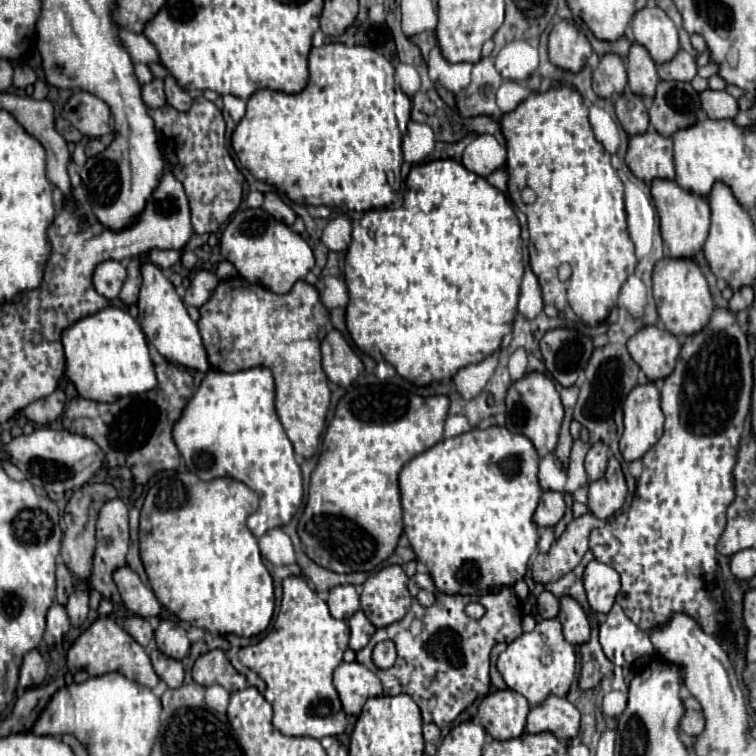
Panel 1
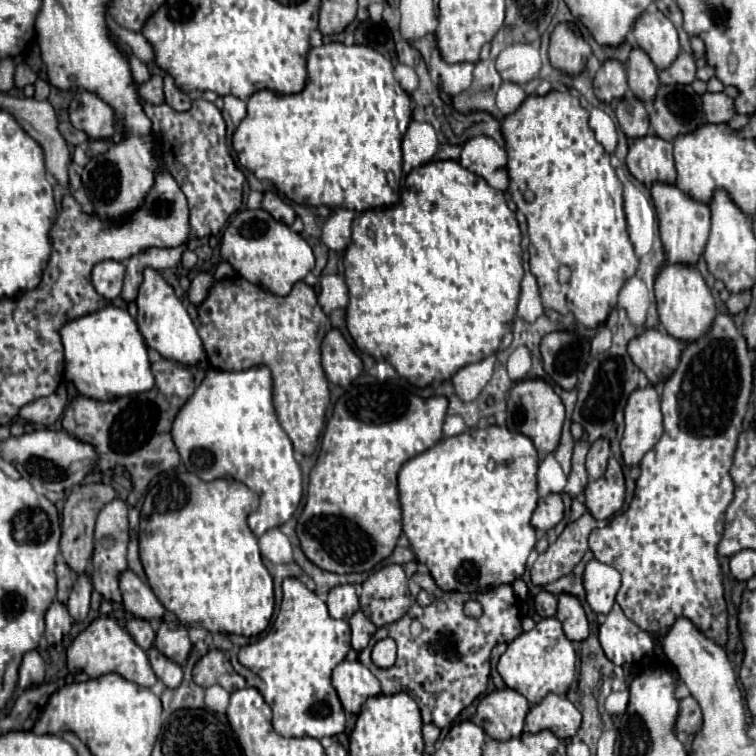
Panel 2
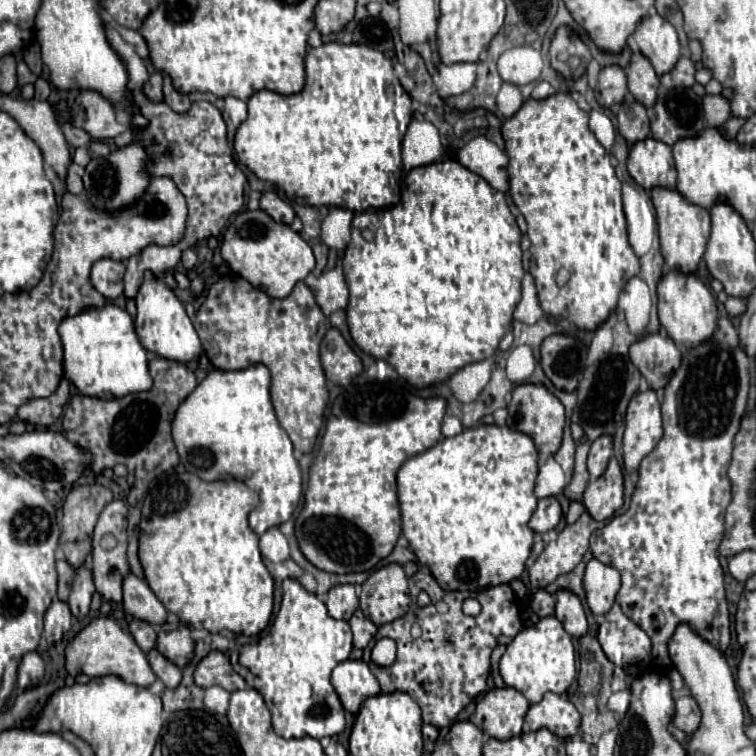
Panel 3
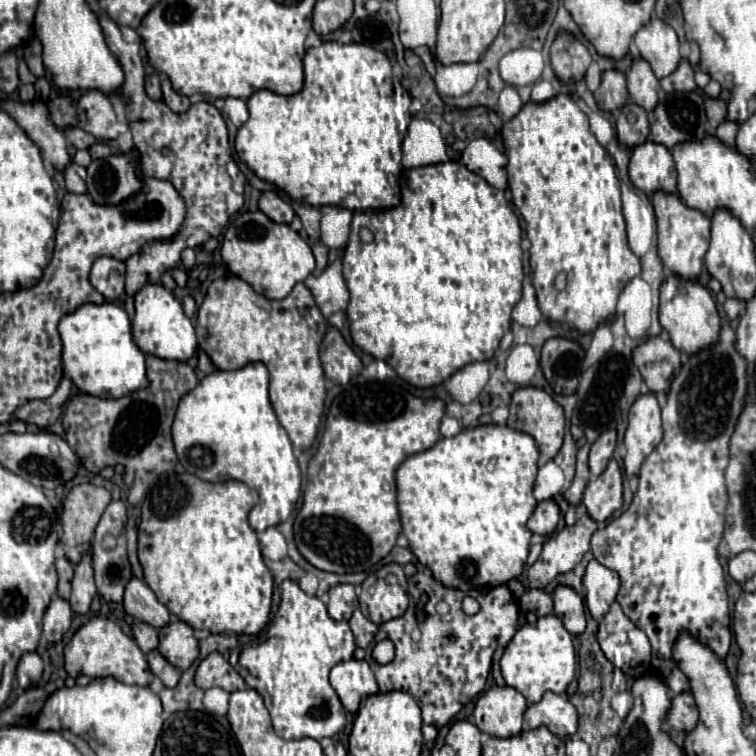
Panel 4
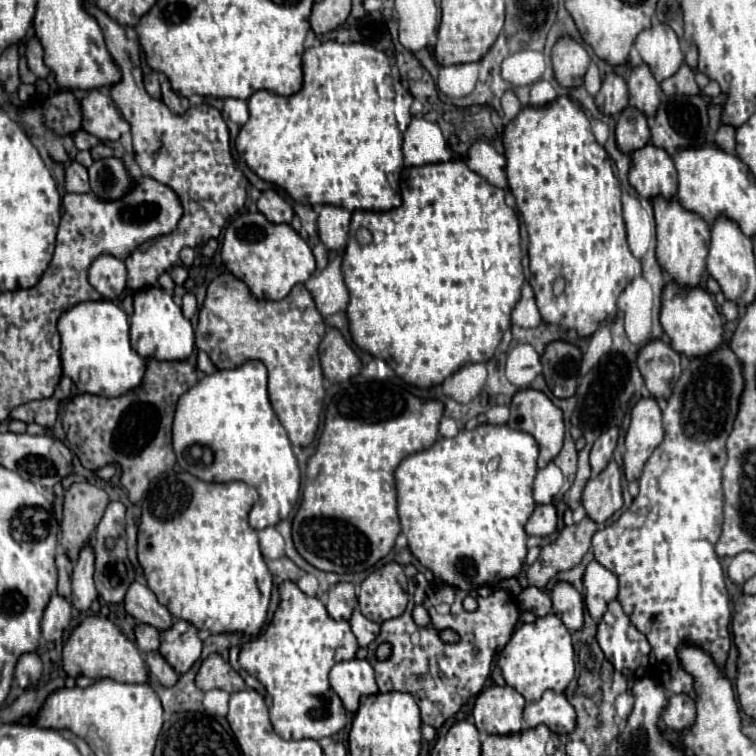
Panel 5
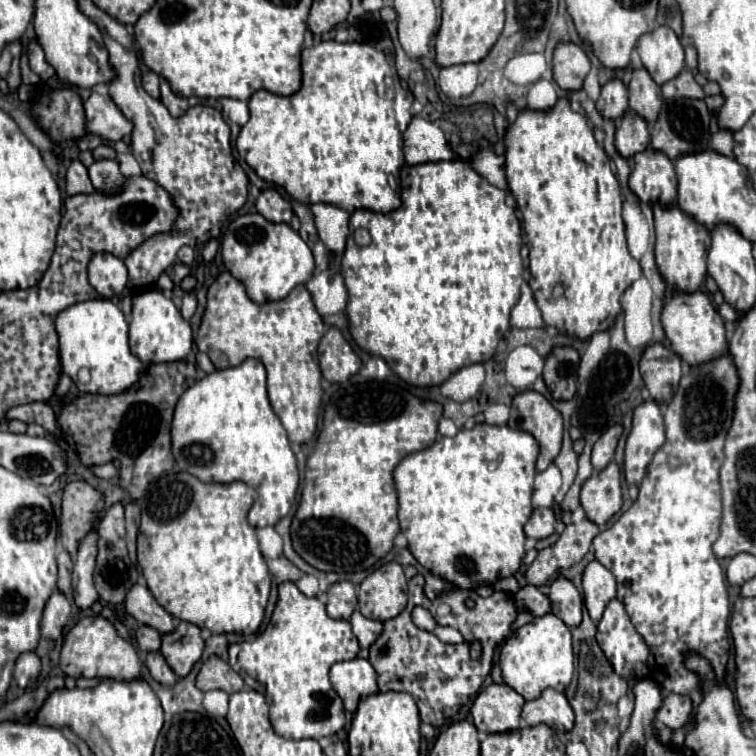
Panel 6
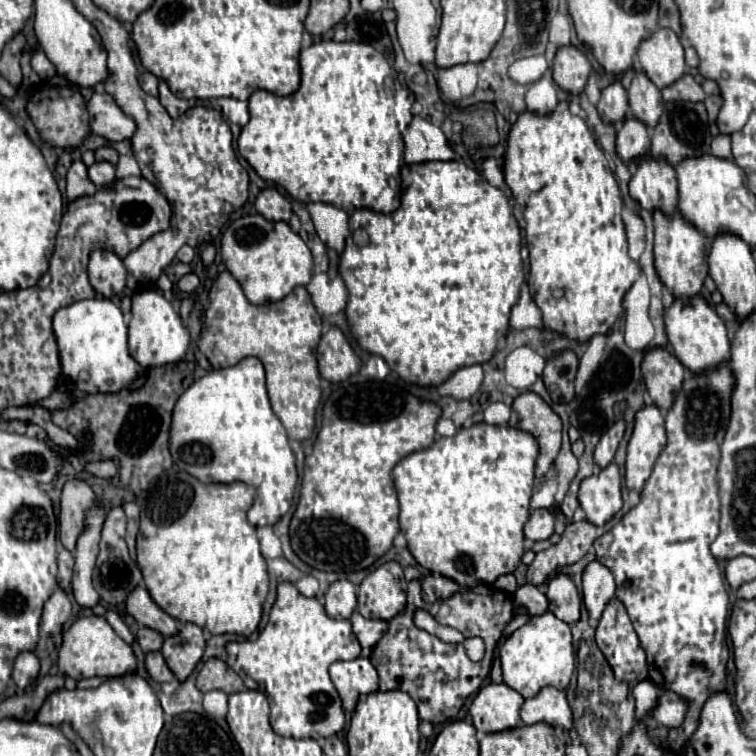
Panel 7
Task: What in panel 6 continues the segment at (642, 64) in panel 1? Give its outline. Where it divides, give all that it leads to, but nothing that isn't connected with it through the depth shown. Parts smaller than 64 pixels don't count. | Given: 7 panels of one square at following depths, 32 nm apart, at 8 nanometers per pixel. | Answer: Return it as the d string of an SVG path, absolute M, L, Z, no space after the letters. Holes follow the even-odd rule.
M644 68L634 70L628 92L630 92L630 108L636 114L640 114L648 124L656 122L656 114L660 114L662 106L660 86L650 78L650 74Z

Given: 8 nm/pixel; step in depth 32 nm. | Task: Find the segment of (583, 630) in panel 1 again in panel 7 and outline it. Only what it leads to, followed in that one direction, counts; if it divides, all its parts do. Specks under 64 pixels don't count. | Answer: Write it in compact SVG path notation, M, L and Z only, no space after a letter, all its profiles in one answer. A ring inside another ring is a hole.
M556 574L548 582L546 598L550 604L548 610L556 614L560 620L572 624L580 618L580 596L568 574Z

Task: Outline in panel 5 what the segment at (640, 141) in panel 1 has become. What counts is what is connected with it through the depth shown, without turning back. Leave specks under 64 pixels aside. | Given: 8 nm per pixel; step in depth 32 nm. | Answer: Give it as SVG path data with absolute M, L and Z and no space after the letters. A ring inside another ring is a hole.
M648 144L632 154L632 162L634 166L630 168L630 186L640 198L652 200L656 196L676 196L676 168L672 158L662 148Z

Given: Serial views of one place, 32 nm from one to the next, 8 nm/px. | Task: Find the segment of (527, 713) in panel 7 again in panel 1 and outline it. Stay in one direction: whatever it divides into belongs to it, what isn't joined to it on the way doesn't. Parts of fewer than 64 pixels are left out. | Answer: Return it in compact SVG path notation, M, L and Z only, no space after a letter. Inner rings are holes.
M548 696L540 706L534 706L526 720L530 734L552 732L558 740L570 740L578 734L580 712L572 702L560 696Z

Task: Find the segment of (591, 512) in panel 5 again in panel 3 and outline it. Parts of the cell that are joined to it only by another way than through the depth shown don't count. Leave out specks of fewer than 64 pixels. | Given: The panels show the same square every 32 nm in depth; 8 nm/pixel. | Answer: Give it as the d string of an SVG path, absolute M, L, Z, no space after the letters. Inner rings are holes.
M610 458L610 464L606 472L590 480L586 490L584 490L584 506L592 518L598 522L608 520L616 510L622 508L624 498L624 480L622 480L622 470L616 458Z

